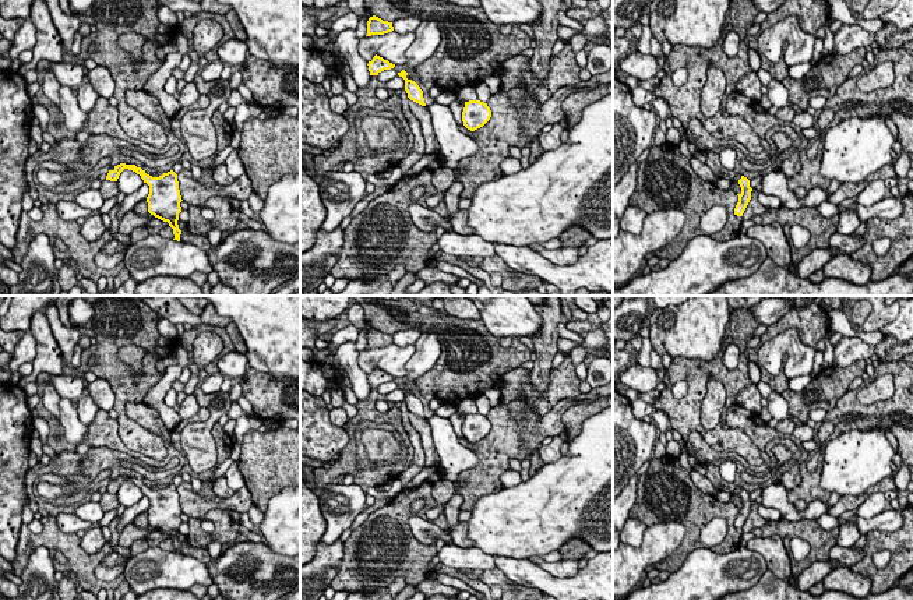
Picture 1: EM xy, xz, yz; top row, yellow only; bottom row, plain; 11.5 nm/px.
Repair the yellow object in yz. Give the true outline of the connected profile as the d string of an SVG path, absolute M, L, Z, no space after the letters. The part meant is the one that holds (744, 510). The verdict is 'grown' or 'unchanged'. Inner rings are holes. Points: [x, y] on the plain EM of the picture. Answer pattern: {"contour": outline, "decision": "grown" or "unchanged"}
{"contour": "M744 488L738 493L738 497L741 500L741 505L738 508L738 515L734 520L734 527L743 529L750 512L751 512L751 504L752 501L750 500L750 493Z", "decision": "unchanged"}

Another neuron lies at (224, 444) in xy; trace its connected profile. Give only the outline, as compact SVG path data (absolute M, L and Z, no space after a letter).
M218 423L212 427L211 434L216 445L216 466L219 466L230 456L235 442L232 441L230 435L228 435Z

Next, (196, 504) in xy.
M188 481L177 487L181 512L188 518L205 519L209 509L232 509L240 513L248 512L253 505L251 494L244 486L233 493L229 498L216 497L212 491L211 481L202 481L200 491L194 491Z

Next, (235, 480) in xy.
M233 463L225 473L225 477L226 477L226 481L228 481L228 486L236 491L242 487L244 487L244 480L243 480L243 476L239 470L239 466L237 463Z

